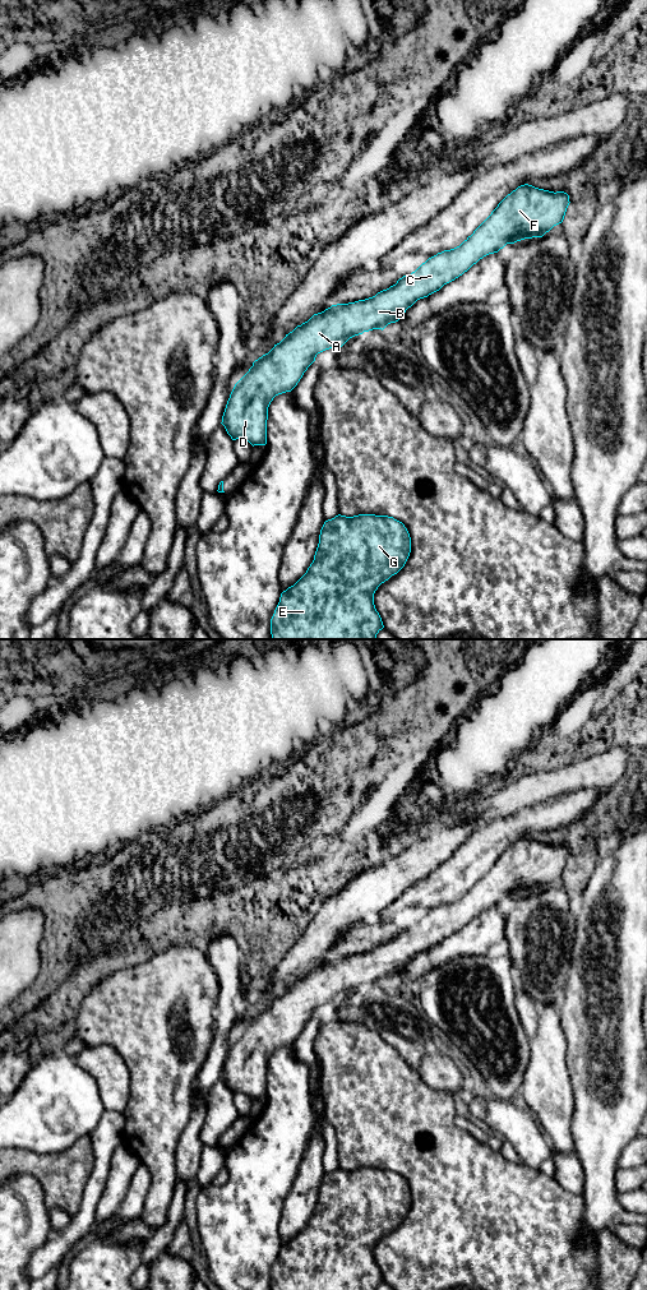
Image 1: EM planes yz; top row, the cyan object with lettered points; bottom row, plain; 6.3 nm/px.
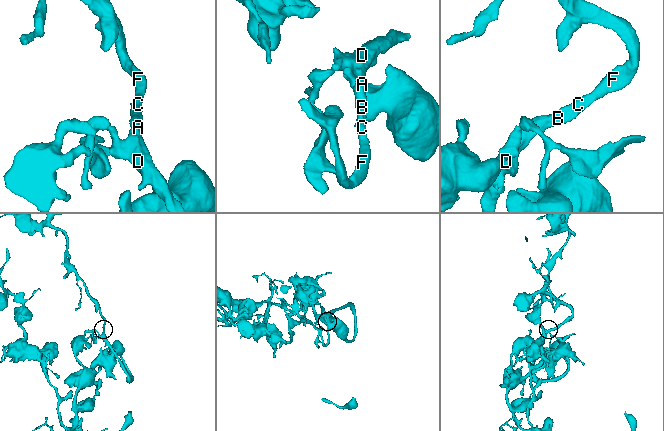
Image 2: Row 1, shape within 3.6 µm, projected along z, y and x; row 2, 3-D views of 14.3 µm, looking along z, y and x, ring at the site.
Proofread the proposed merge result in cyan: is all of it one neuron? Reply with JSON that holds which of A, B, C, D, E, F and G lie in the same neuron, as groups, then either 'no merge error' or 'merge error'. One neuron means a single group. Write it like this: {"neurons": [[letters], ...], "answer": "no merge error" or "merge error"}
{"neurons": [["A", "B", "C", "D", "E", "F", "G"]], "answer": "no merge error"}

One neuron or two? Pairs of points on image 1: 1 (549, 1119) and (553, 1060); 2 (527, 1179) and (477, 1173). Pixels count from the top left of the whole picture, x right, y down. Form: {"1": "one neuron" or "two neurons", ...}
{"1": "one neuron", "2": "one neuron"}

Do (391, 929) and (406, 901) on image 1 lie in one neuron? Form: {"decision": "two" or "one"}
{"decision": "two"}

